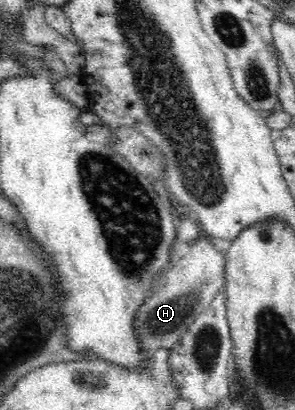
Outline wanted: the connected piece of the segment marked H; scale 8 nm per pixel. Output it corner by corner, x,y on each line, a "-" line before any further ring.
203,236
191,243
186,256
178,258
166,270
164,283
145,299
135,317
135,332
141,348
149,353
156,349
170,350
179,343
194,319
211,305
219,291
226,289
225,265
227,256
218,251
210,238

